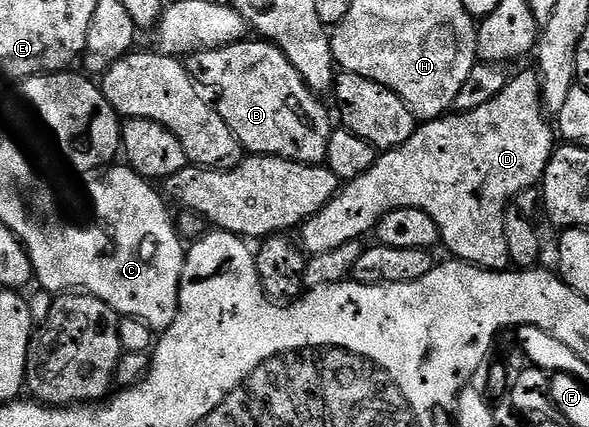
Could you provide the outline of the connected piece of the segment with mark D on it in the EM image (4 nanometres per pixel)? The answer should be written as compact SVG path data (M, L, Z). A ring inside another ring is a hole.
M534 70L523 71L520 75L512 74L505 89L501 89L493 101L472 111L448 113L441 119L420 122L413 137L409 137L409 141L400 147L382 152L369 173L346 180L325 209L302 224L298 232L300 235L297 235L298 242L308 256L329 253L329 249L337 249L337 245L345 245L345 241L370 236L381 217L393 209L421 209L421 213L429 213L429 217L437 221L442 246L447 246L455 254L452 256L456 260L471 263L485 271L508 270L512 266L509 245L505 241L505 217L509 201L542 180L556 146L557 135L552 120L543 110L538 74Z

